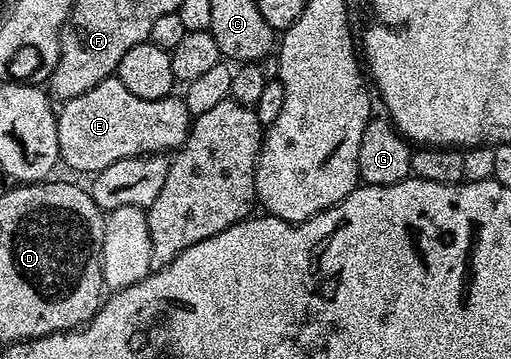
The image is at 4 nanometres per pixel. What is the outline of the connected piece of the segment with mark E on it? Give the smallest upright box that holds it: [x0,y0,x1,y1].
[56,78,192,174]

